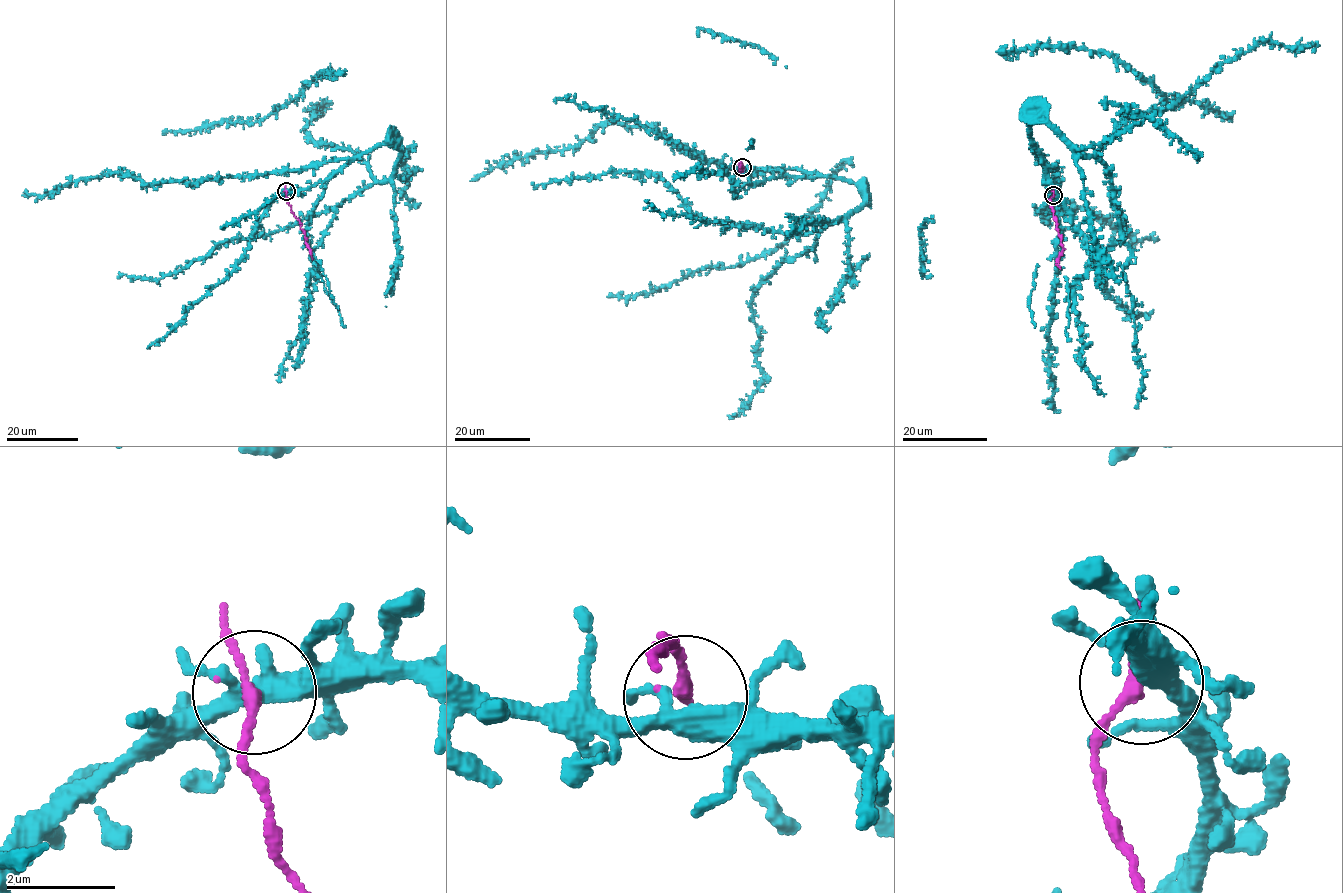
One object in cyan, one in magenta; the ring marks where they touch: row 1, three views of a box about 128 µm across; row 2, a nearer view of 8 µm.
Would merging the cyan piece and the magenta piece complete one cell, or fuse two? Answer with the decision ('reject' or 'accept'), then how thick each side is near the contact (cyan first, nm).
accept; 360 nm thick on the cyan side, 170 nm on the other

